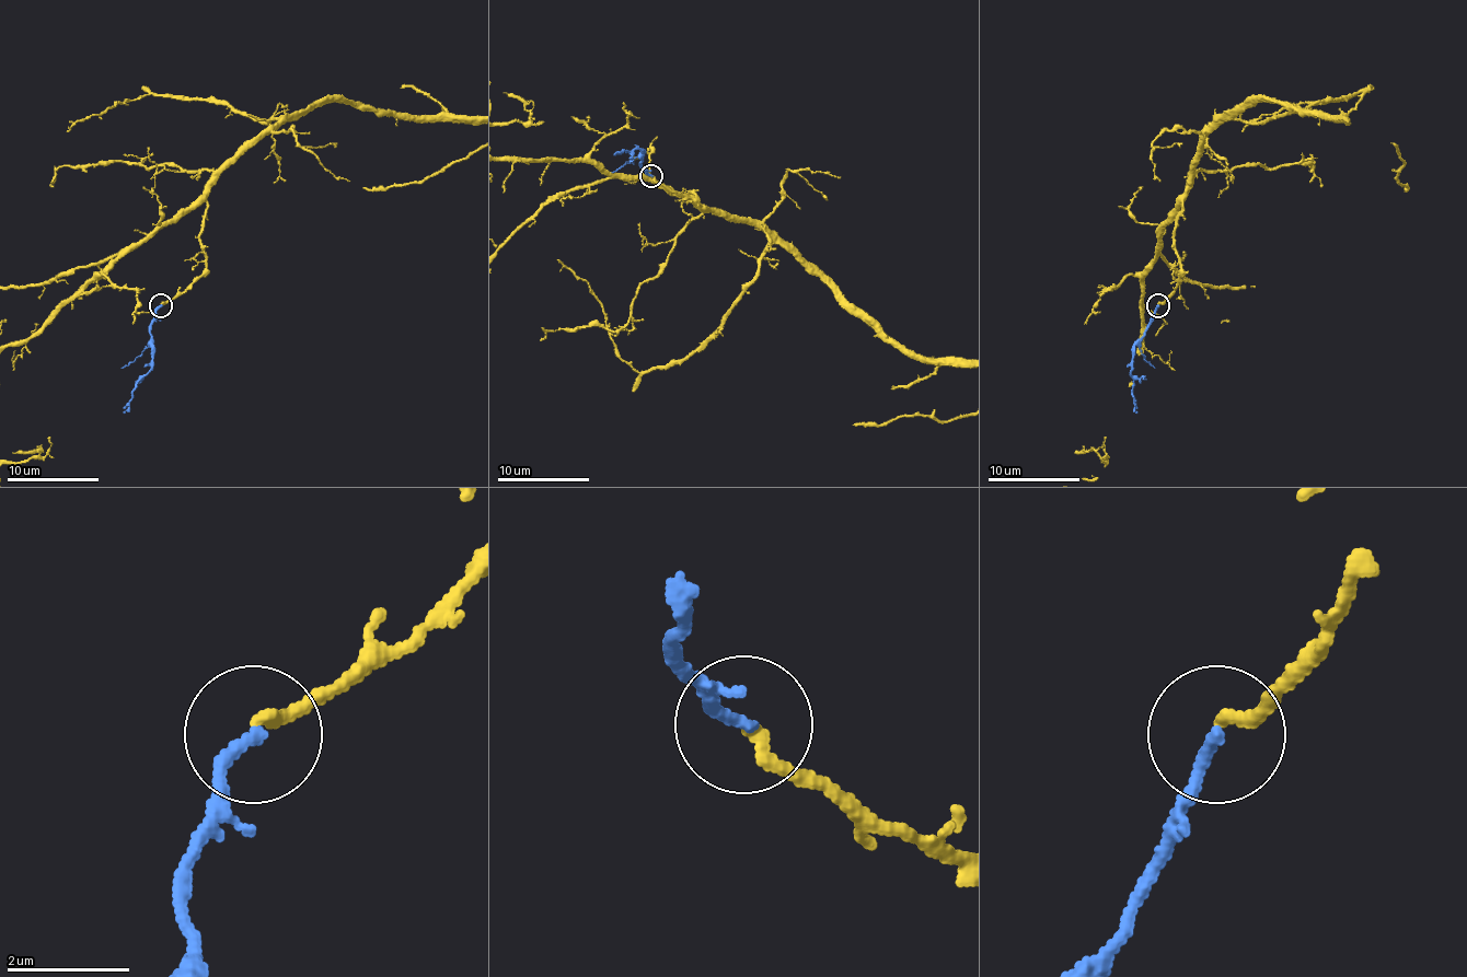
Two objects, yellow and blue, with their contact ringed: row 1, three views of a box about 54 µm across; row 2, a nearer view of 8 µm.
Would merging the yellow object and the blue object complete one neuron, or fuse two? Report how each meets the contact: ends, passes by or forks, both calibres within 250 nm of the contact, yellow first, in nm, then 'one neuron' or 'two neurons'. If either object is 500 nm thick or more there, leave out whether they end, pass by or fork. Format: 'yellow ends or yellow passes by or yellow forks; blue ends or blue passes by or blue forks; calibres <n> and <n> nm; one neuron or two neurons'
yellow ends; blue ends; calibres 220 and 200 nm; one neuron

